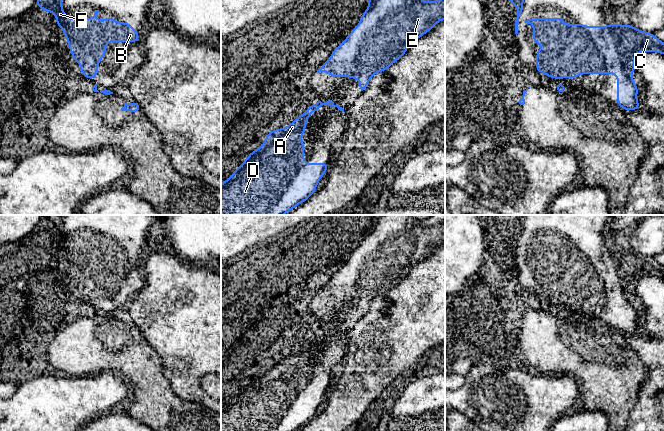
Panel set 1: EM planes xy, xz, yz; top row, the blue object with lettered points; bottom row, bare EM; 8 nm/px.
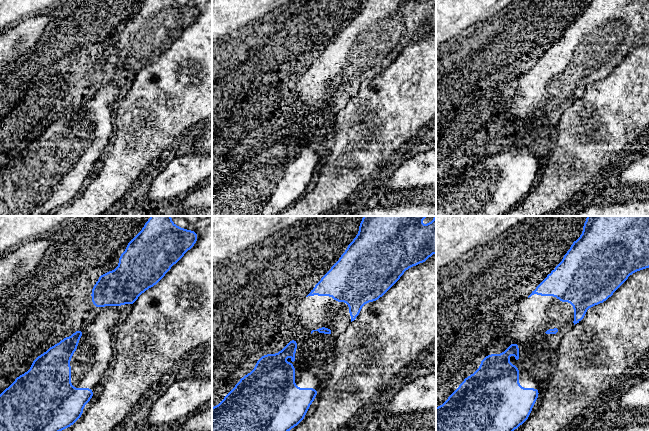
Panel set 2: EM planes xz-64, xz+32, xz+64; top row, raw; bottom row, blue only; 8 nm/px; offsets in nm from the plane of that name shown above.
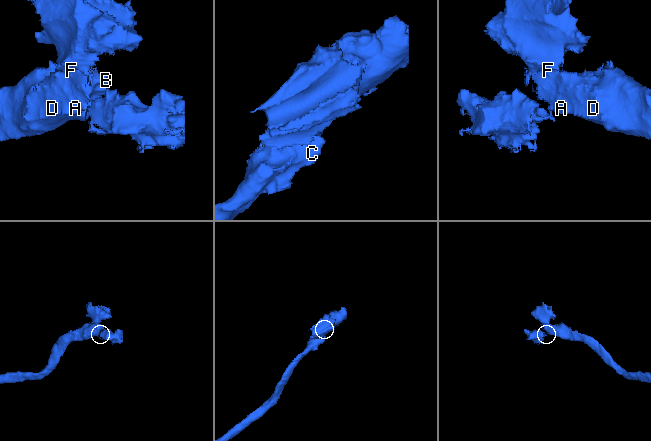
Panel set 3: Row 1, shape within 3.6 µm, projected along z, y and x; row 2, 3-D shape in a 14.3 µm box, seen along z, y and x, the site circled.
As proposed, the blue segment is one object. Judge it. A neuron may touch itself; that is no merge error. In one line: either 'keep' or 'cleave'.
cleave

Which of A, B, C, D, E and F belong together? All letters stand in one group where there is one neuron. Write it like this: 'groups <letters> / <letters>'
groups A B C D F / E

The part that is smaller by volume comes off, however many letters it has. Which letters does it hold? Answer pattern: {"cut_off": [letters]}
{"cut_off": ["E"]}

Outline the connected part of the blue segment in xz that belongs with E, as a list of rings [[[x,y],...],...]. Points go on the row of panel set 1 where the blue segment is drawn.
[[[368,0],[368,8],[360,16],[360,23],[337,48],[332,50],[332,56],[317,70],[317,73],[327,72],[332,77],[351,77],[357,79],[359,81],[359,91],[363,93],[370,79],[376,73],[387,70],[405,54],[415,40],[425,35],[439,21],[444,19],[445,0]]]

